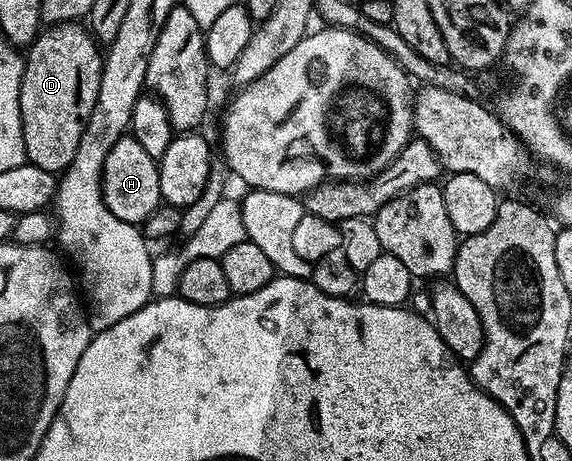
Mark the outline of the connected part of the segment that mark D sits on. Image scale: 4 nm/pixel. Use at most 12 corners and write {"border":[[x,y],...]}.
{"border":[[78,22],[24,54],[26,161],[72,164],[100,92],[103,51]]}

